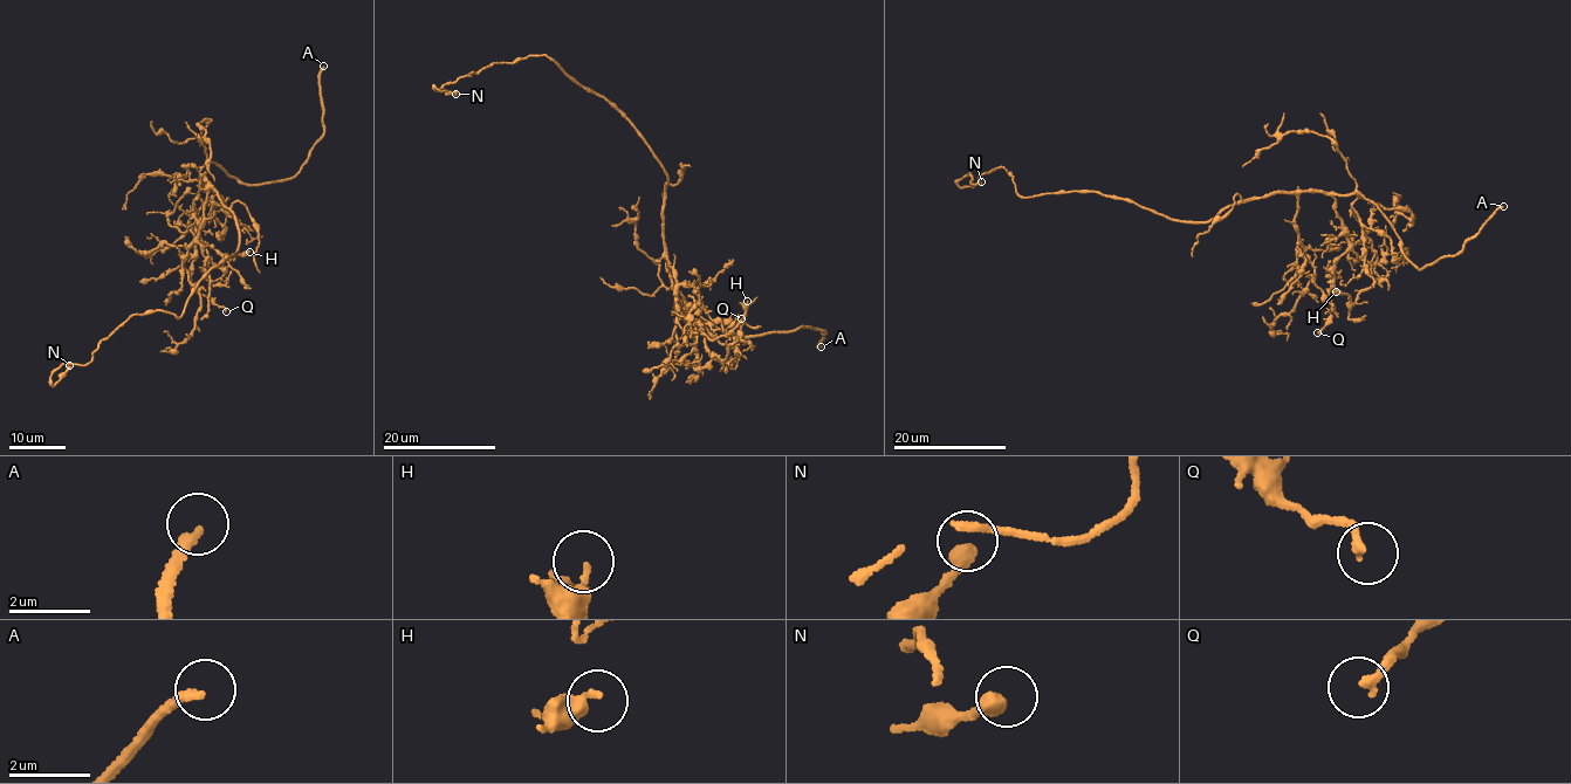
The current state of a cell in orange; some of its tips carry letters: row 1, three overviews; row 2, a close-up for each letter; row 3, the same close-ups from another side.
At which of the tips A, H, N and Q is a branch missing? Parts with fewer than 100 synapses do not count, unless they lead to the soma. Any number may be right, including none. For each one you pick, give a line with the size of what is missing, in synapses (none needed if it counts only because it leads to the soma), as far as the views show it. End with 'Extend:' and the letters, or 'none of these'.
Extend: A

